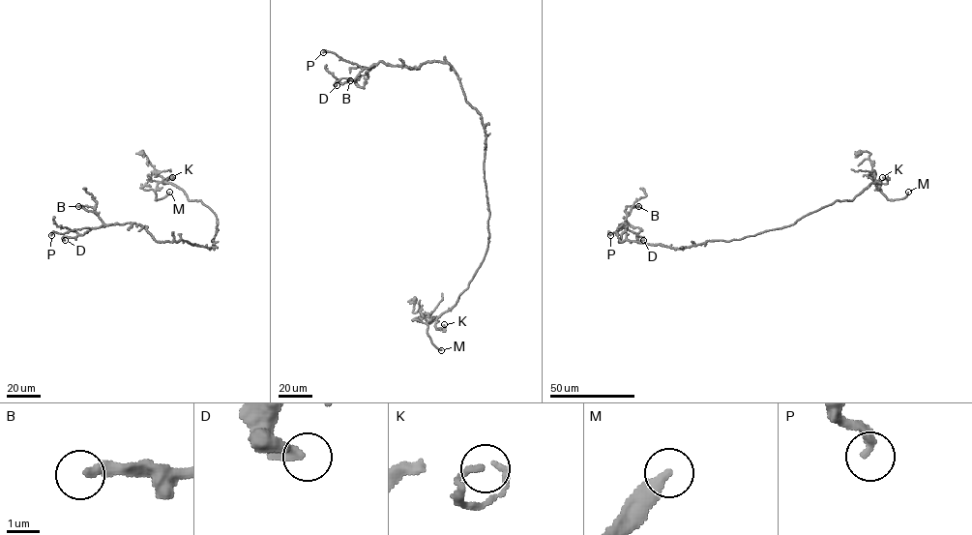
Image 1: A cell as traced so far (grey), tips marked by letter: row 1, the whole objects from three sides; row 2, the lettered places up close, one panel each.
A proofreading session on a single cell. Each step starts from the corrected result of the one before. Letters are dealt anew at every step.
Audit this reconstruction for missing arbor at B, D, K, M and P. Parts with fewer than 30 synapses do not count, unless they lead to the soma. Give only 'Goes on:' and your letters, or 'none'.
Goes on: B, M

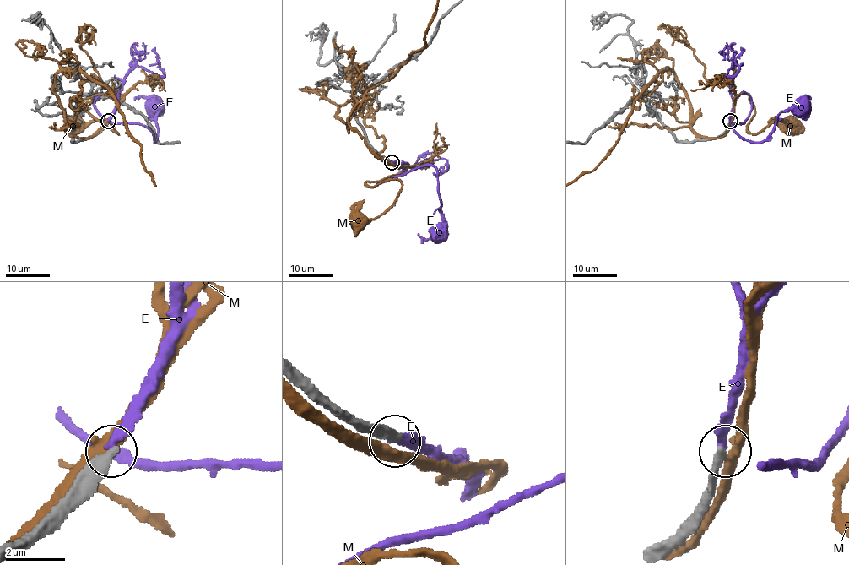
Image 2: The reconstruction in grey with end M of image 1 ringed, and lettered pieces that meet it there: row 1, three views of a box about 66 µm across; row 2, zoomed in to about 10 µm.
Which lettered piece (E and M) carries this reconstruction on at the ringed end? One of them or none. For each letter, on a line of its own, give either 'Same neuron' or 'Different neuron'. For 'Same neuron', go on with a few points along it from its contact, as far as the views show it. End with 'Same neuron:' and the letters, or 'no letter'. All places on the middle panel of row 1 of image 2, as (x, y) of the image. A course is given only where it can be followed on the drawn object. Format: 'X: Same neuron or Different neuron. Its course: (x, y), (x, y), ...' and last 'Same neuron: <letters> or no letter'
E: Different neuron
M: Different neuron
Same neuron: no letter

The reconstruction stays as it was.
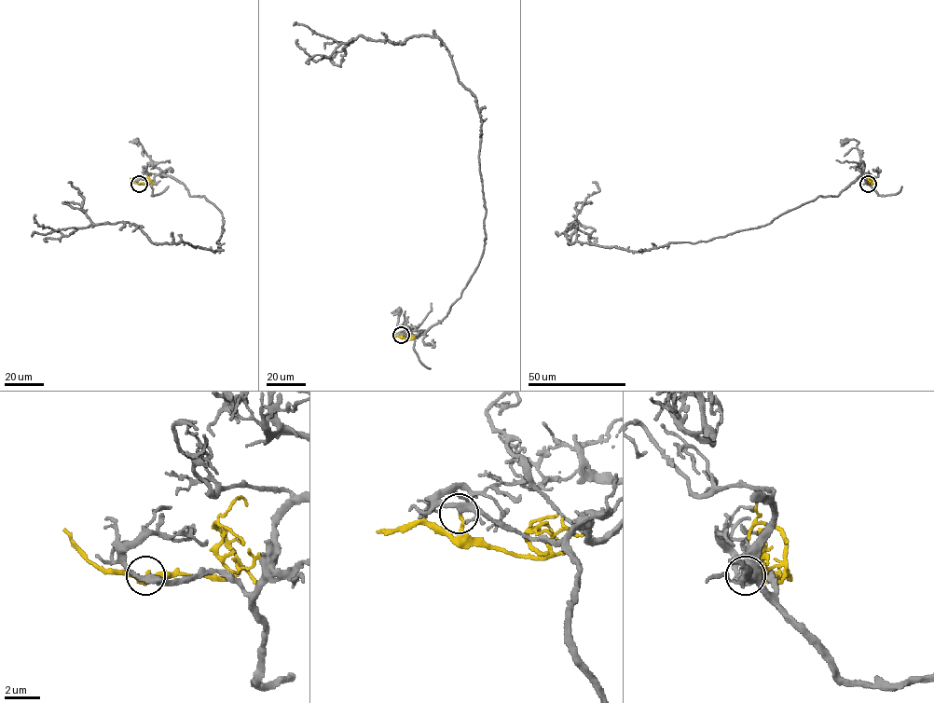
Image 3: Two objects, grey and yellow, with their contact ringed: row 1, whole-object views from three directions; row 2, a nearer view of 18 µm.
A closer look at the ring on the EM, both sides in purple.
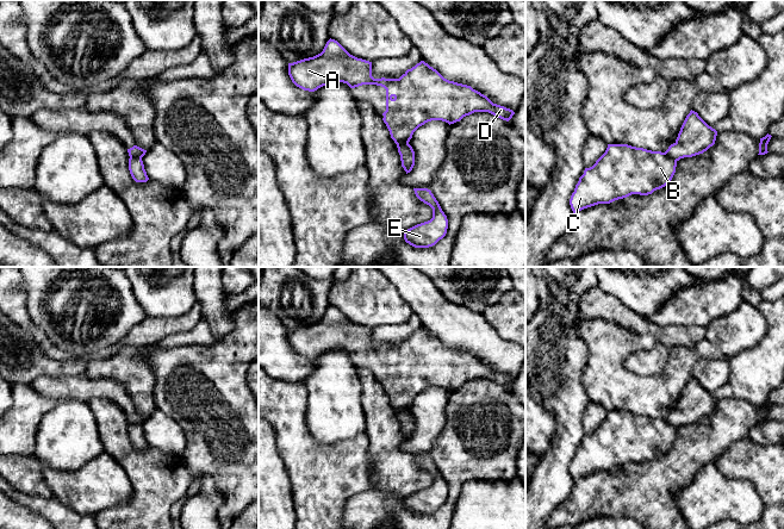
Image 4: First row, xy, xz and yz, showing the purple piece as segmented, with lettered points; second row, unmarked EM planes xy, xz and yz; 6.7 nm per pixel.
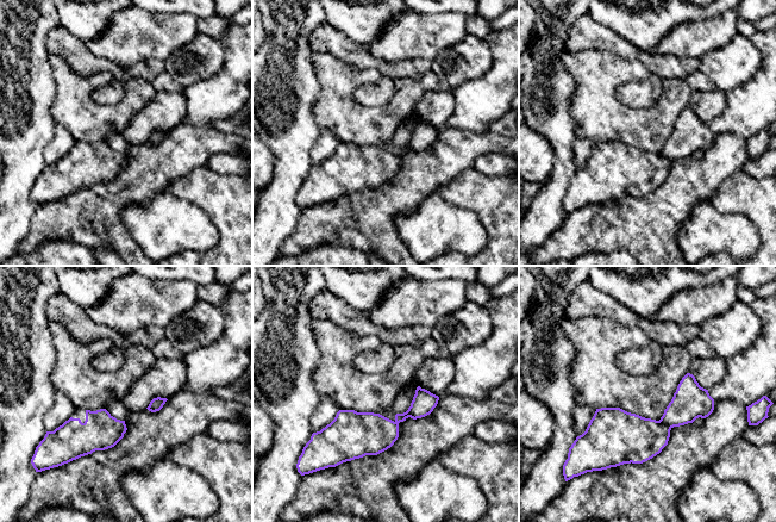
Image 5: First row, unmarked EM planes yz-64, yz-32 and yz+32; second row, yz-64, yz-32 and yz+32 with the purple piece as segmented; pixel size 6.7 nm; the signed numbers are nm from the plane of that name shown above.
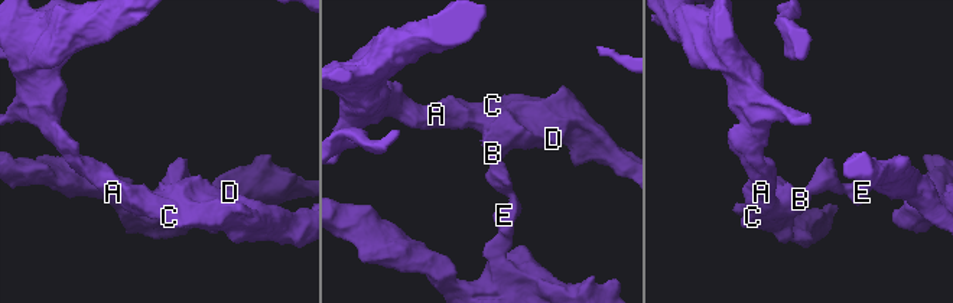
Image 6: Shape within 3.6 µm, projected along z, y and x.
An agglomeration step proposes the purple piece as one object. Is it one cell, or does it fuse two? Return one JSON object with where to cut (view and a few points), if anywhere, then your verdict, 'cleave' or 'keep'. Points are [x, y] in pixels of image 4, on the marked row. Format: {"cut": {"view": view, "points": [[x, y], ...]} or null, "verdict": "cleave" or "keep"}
{"cut": {"view": "xy", "points": [[130, 156], [138, 156], [141, 159]]}, "verdict": "cleave"}

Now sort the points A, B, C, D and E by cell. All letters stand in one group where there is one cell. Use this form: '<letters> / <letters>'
A B C D / E

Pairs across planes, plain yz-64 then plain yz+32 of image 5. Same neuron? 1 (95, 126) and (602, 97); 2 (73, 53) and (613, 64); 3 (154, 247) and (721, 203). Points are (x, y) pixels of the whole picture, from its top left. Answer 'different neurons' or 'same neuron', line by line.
1: same neuron
2: different neurons
3: different neurons

